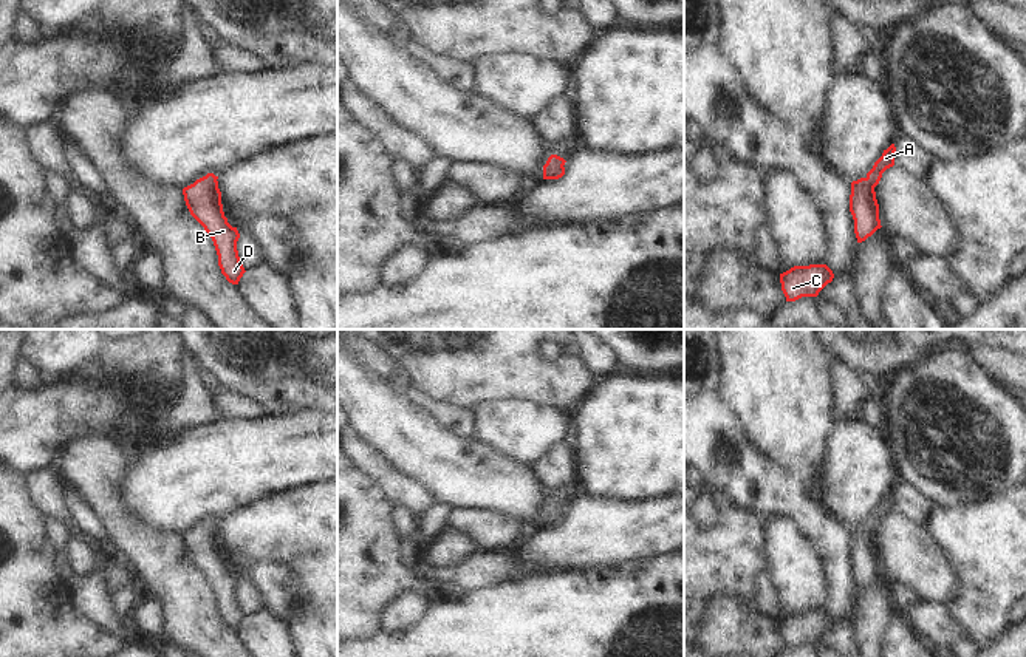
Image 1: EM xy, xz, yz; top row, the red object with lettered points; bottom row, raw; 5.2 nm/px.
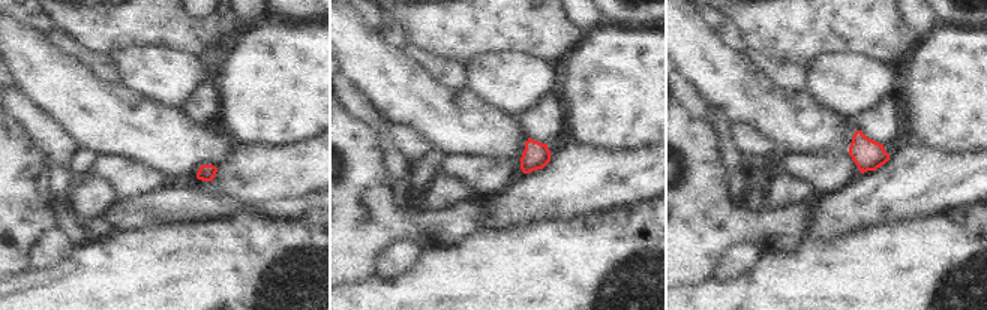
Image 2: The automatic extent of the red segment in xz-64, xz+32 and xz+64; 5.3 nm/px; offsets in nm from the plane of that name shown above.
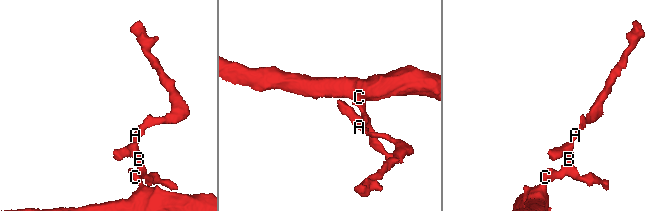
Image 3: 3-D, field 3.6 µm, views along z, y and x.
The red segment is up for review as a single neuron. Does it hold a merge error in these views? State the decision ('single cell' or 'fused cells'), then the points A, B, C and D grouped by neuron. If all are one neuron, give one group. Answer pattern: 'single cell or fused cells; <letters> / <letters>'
single cell; A B C D

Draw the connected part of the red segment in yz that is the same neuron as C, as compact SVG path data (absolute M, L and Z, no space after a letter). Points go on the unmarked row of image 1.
M826 611L794 612L780 620L786 648L795 648L802 643L817 643L833 625L834 620Z

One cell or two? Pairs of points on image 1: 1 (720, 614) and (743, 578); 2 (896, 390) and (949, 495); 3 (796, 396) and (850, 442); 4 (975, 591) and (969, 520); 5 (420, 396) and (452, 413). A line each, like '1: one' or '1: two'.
1: two
2: one
3: two
4: one
5: one

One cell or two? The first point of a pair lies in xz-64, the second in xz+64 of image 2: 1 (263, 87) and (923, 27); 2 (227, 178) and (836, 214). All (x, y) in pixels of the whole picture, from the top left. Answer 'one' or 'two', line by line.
1: two
2: one

